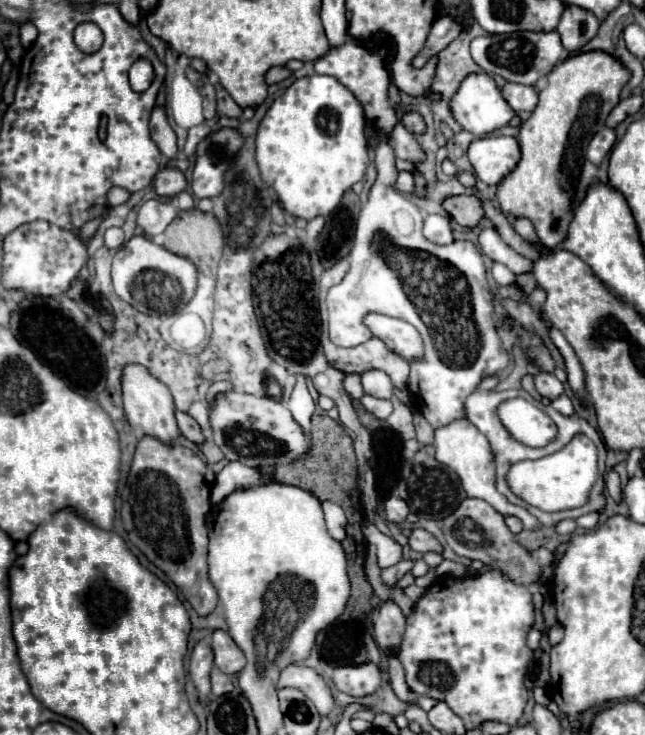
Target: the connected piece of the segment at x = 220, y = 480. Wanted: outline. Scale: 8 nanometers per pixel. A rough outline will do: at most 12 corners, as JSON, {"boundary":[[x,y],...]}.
{"boundary":[[229,462],[215,478],[211,502],[265,482],[257,468]]}

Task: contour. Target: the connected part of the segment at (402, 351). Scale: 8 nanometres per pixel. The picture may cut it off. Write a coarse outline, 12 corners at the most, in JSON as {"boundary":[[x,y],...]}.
{"boundary":[[369,314],[365,324],[391,352],[421,358],[423,342],[409,322]]}

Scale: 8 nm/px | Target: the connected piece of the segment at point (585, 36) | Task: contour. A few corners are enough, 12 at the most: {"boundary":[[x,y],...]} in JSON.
{"boundary":[[567,6],[557,26],[567,52],[581,50],[599,30],[599,20]]}

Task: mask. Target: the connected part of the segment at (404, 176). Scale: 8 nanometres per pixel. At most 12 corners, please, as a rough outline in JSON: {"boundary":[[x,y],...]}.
{"boundary":[[399,172],[397,190],[413,192],[415,180],[411,172]]}

